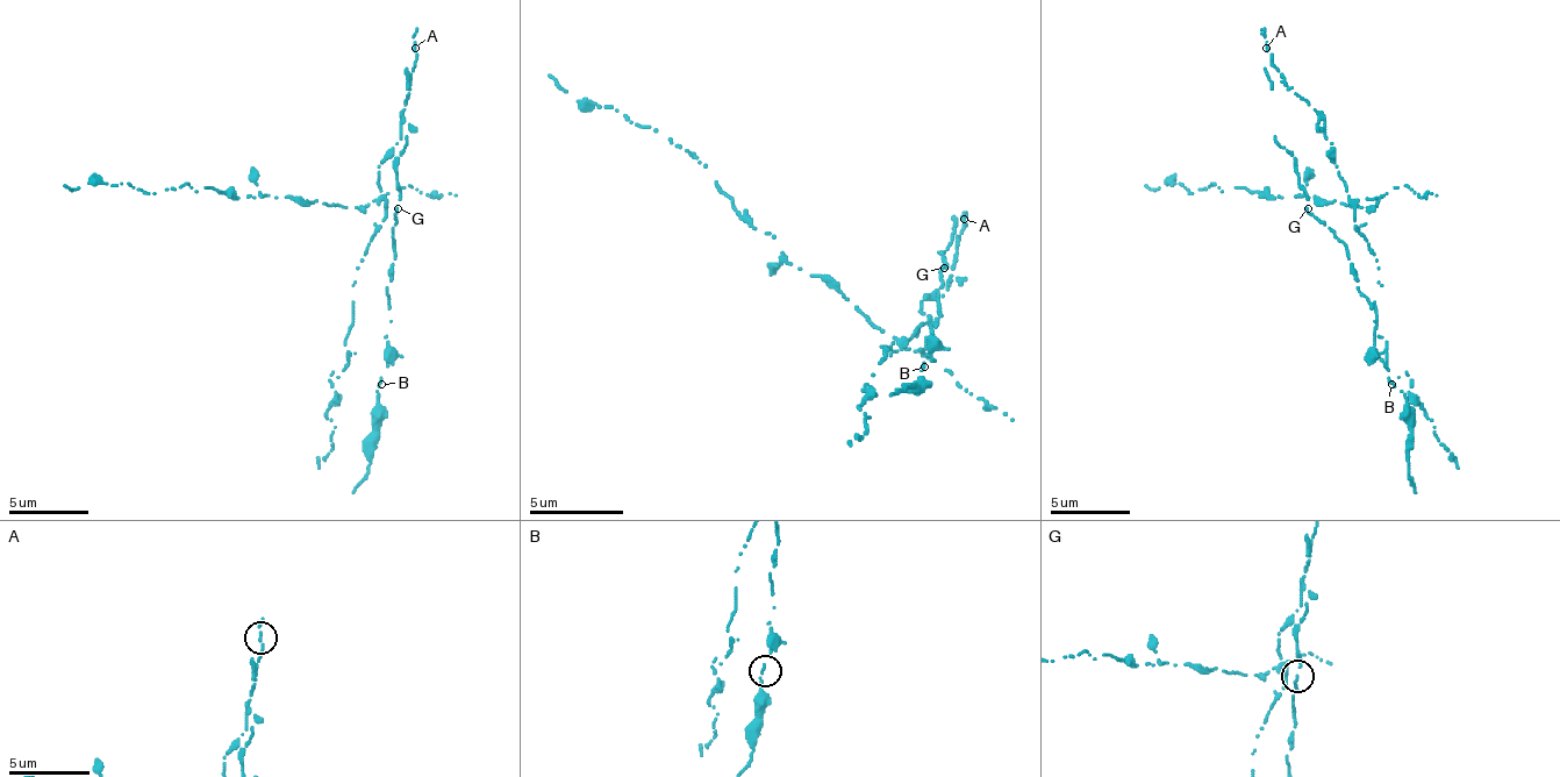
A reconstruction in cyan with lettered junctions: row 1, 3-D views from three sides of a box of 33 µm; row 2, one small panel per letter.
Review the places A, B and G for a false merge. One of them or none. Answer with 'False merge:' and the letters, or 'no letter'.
False merge: A

